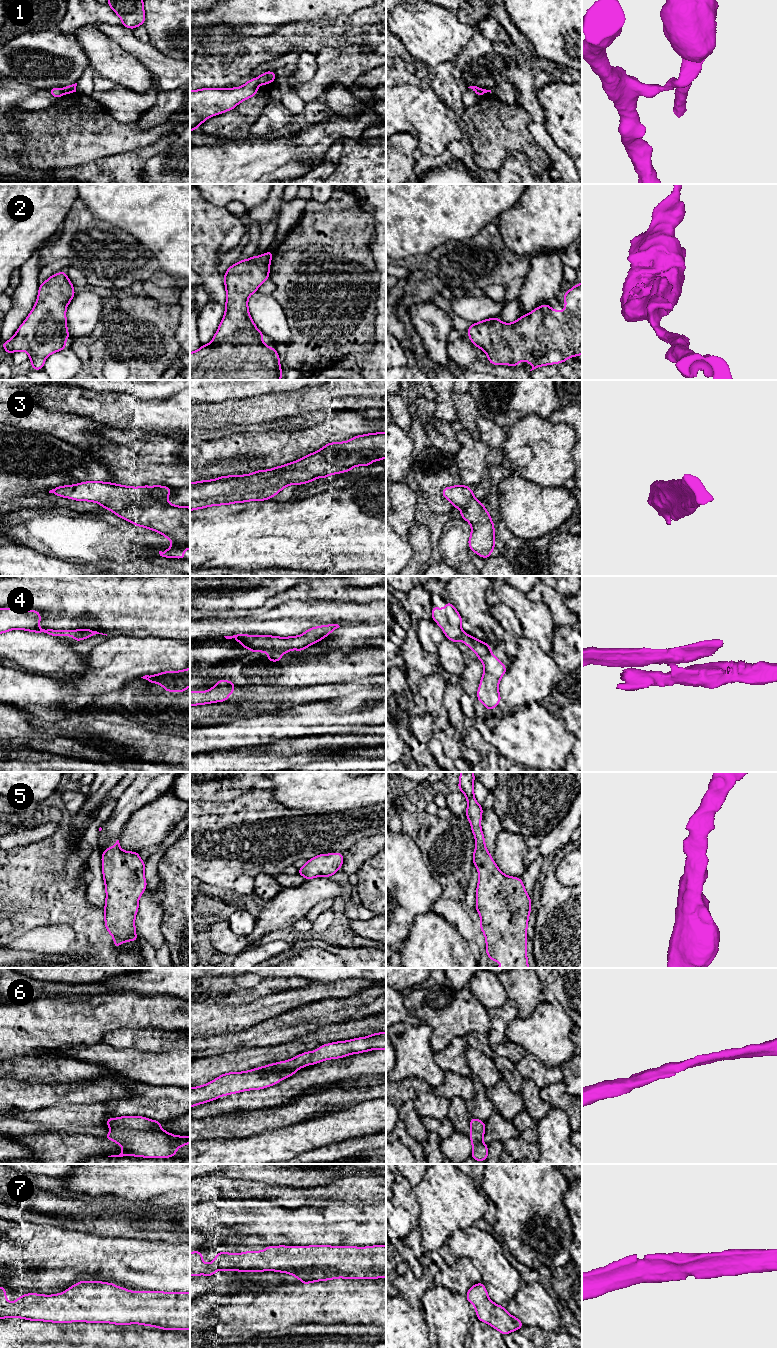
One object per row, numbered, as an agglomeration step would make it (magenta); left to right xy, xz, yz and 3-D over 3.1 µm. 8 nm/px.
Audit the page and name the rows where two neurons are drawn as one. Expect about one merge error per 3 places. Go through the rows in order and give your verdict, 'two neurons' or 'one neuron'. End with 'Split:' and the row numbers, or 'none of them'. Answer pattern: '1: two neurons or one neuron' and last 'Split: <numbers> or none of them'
1: two neurons
2: one neuron
3: one neuron
4: two neurons
5: one neuron
6: one neuron
7: one neuron
Split: 1, 4

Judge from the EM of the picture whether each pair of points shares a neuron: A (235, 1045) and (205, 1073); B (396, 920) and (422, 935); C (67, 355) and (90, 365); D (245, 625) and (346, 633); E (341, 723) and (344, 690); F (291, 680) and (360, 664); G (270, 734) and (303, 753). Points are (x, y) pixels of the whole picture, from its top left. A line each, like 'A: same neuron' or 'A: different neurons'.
A: different neurons
B: different neurons
C: different neurons
D: different neurons
E: different neurons
F: same neuron
G: different neurons

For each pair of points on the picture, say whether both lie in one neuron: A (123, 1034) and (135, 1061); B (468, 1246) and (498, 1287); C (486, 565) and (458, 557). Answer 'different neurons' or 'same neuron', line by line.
A: different neurons
B: same neuron
C: different neurons

